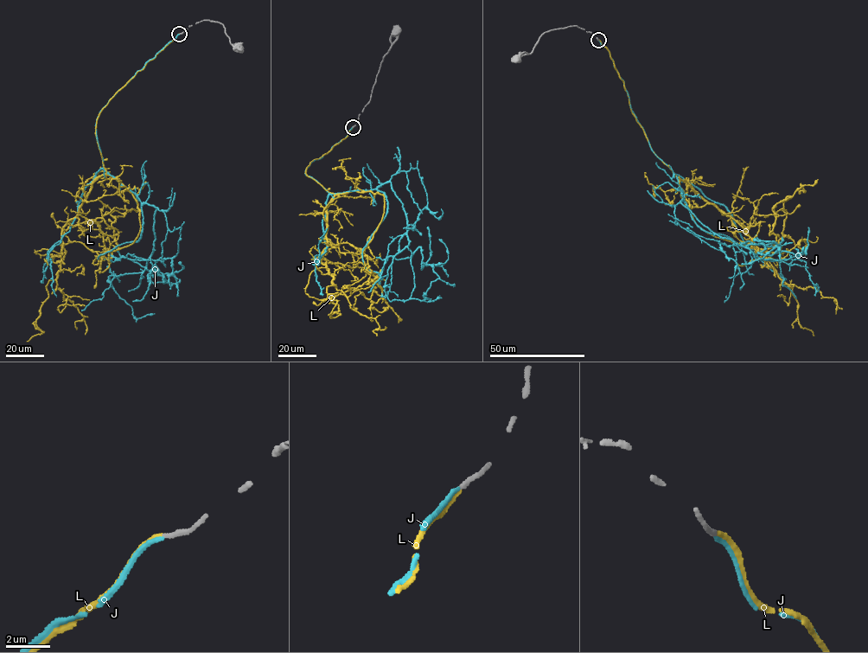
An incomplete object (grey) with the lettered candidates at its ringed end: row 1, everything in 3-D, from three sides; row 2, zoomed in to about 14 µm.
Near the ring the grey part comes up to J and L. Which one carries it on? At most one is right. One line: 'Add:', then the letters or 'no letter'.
Add: L

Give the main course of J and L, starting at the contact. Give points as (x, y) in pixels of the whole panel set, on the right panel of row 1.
J: (598, 40), (699, 221), (738, 245), (764, 245), (760, 253), (797, 257), (808, 227)
L: (598, 40), (698, 226), (769, 248), (775, 240), (773, 208), (788, 196), (788, 213), (800, 205)

